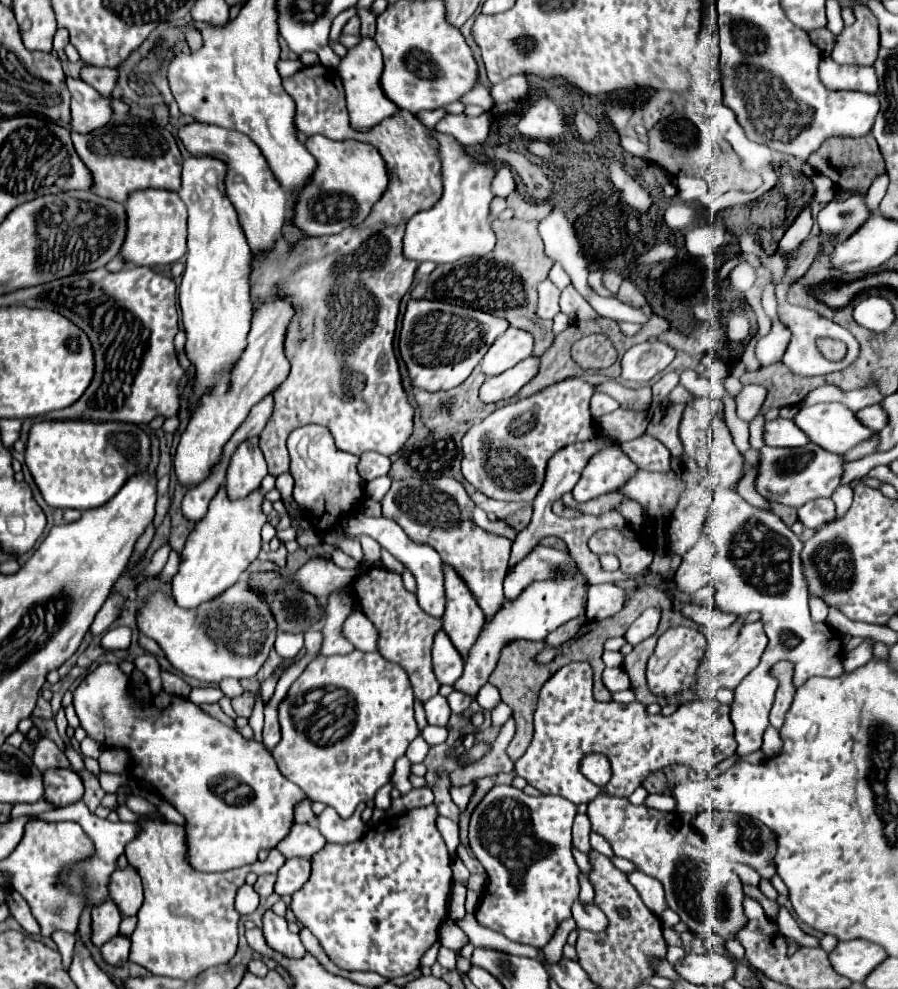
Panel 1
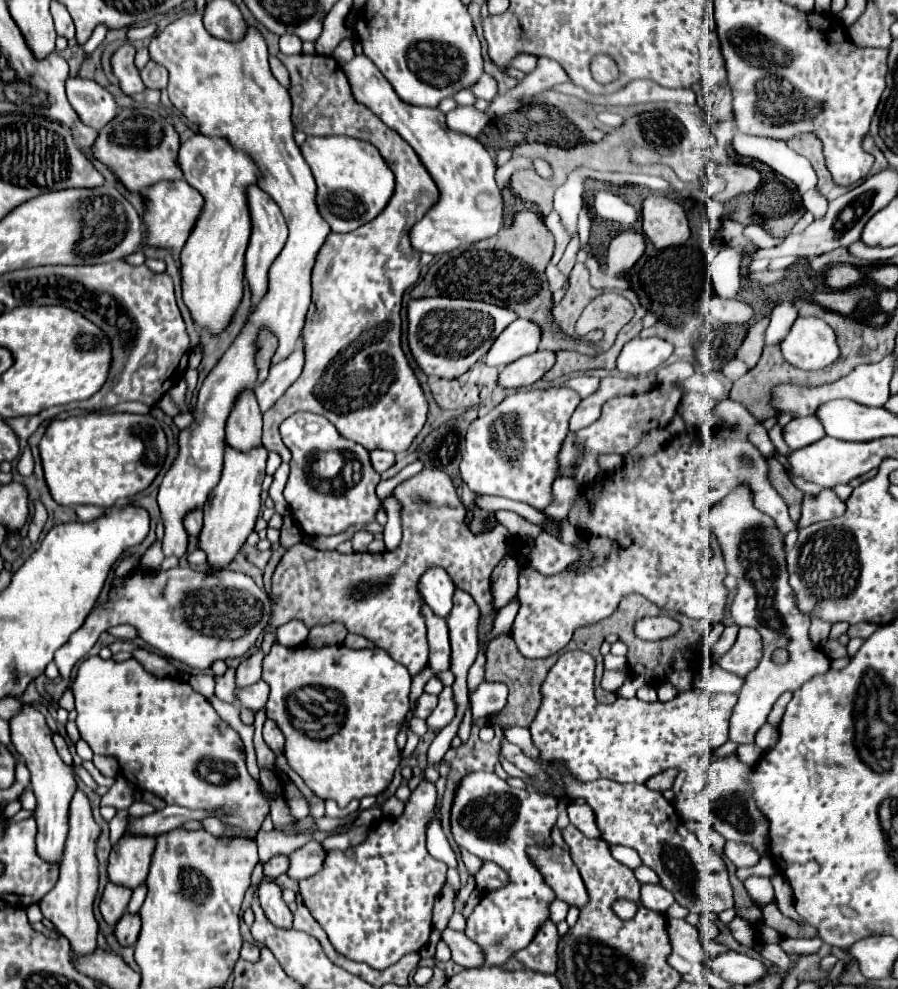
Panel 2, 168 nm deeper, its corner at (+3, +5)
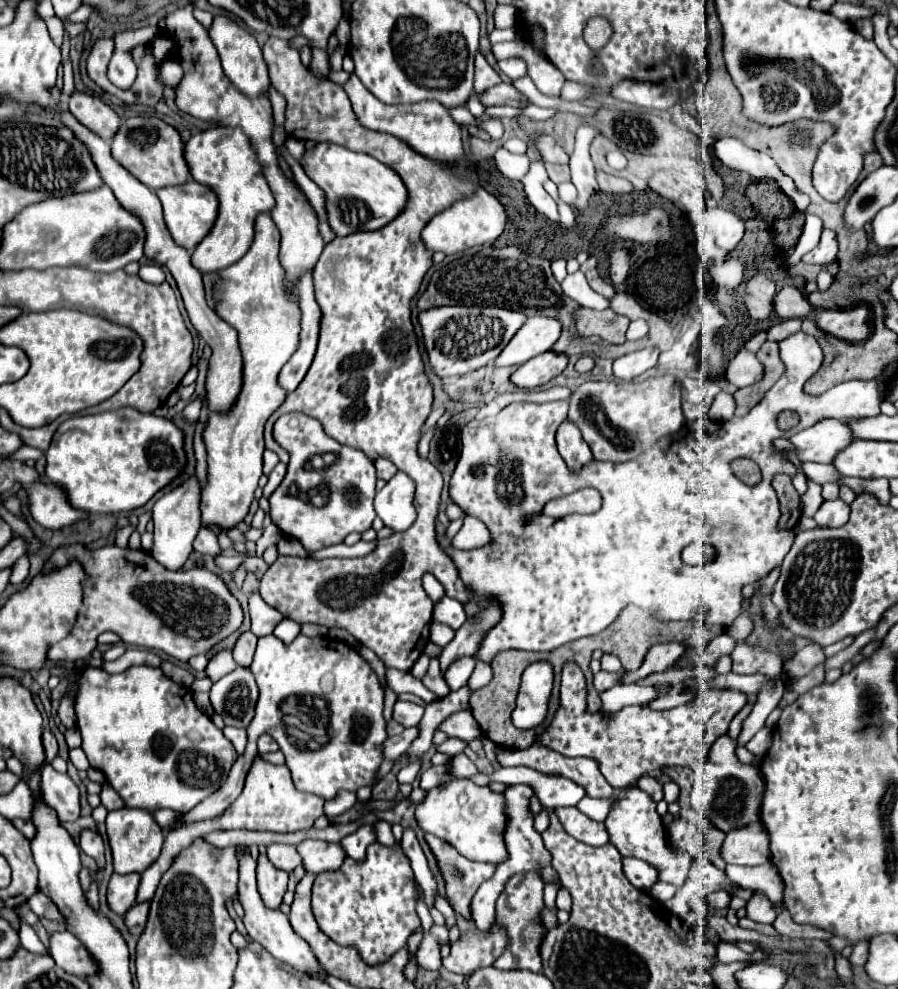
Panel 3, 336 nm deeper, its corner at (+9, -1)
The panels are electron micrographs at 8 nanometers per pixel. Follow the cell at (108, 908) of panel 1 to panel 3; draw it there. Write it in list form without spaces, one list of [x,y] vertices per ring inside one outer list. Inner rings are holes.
[[[114,873],[110,883],[108,883],[108,905],[114,913],[124,915],[136,901],[140,885],[140,875],[130,873],[130,875],[118,875]]]

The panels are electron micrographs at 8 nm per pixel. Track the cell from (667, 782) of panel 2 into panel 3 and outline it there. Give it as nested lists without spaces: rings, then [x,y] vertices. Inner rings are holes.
[[[642,777],[642,779],[638,779],[638,789],[648,793],[656,803],[662,801],[662,785],[654,777]]]

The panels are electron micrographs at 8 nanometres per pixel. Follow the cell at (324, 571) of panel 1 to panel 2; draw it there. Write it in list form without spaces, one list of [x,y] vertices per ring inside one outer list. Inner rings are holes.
[[[174,567],[158,575],[134,575],[114,579],[108,603],[94,607],[82,629],[78,629],[58,651],[54,663],[62,679],[70,677],[72,667],[90,651],[98,635],[120,623],[138,629],[140,637],[162,655],[182,661],[194,669],[210,669],[214,661],[246,657],[258,637],[270,625],[272,597],[242,571],[222,569],[220,573]]]

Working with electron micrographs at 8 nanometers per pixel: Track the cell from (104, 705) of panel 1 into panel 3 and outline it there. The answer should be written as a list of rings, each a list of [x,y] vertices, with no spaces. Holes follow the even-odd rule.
[[[138,665],[128,667],[118,675],[86,667],[82,669],[78,681],[74,709],[76,723],[82,733],[82,749],[90,761],[90,767],[106,775],[106,781],[124,799],[126,807],[138,807],[152,813],[158,809],[186,813],[226,781],[226,775],[238,757],[232,743],[210,721],[210,717],[196,709],[192,691],[164,677],[158,667]]]

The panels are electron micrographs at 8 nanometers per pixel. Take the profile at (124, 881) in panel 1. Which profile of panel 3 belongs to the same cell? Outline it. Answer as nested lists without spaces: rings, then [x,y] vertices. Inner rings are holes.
[[[122,807],[122,809],[110,811],[106,817],[106,831],[112,847],[112,857],[114,857],[114,871],[120,875],[134,873],[134,871],[142,873],[150,863],[158,859],[164,843],[164,833],[160,825],[154,821],[150,811],[142,811],[142,809]]]

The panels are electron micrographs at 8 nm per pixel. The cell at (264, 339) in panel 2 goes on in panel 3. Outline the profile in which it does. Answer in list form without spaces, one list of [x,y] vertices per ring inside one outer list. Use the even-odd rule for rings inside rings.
[[[262,213],[254,225],[254,241],[234,265],[218,271],[214,285],[216,315],[238,331],[242,351],[242,389],[228,411],[210,411],[202,439],[208,451],[208,485],[200,495],[202,523],[234,527],[248,513],[258,479],[262,475],[264,425],[284,403],[286,389],[278,385],[278,373],[300,343],[300,307],[290,297],[296,287],[286,279],[278,261],[280,231],[270,215]]]

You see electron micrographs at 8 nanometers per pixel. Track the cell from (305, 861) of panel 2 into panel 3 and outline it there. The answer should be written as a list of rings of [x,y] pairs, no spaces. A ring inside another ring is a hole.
[[[318,839],[302,841],[298,845],[298,853],[302,855],[306,871],[316,871],[316,873],[334,871],[346,859],[346,851],[342,849],[340,843],[328,843]]]

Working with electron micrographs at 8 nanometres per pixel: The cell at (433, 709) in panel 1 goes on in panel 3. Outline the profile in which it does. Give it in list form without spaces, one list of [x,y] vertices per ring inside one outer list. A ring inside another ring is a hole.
[[[396,701],[394,703],[394,711],[392,711],[392,719],[398,721],[402,727],[416,727],[418,721],[422,719],[424,715],[424,709],[414,705],[414,703],[408,703],[408,701]]]

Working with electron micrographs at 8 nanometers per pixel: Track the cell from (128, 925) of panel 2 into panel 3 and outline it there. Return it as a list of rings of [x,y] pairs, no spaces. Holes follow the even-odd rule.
[[[142,901],[142,903],[136,903],[126,913],[126,925],[128,925],[128,929],[134,937],[142,935],[144,927],[146,927],[146,921],[148,921],[148,911],[150,911],[150,901]]]

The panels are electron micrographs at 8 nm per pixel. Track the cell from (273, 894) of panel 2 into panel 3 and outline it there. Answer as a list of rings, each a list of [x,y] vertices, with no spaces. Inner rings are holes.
[[[260,853],[258,857],[258,891],[268,907],[278,907],[282,903],[282,897],[286,893],[288,885],[288,871],[278,869],[270,863],[270,859]]]

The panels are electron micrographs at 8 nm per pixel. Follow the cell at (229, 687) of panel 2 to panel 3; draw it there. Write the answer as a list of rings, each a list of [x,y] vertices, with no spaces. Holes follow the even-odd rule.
[[[222,649],[208,661],[206,675],[210,677],[212,683],[216,683],[218,679],[222,679],[222,675],[228,675],[230,671],[234,671],[234,667],[236,667],[236,661],[232,659],[232,651]]]

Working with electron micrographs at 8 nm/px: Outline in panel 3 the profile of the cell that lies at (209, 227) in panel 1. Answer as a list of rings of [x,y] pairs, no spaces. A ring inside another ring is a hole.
[[[212,127],[194,135],[186,143],[186,161],[190,165],[192,179],[212,187],[220,199],[218,219],[208,239],[204,239],[192,255],[196,269],[216,273],[236,263],[248,251],[254,239],[254,219],[260,213],[270,213],[276,201],[262,173],[262,165],[258,163],[258,157],[250,145],[250,139],[240,131],[240,127]]]

